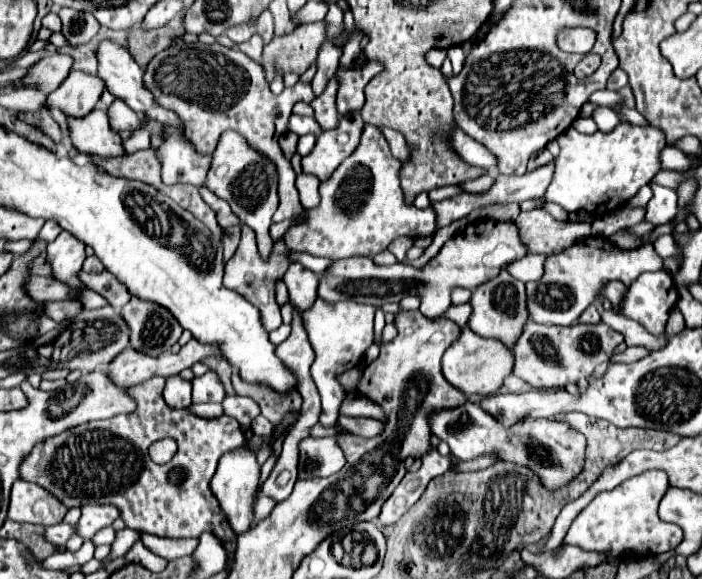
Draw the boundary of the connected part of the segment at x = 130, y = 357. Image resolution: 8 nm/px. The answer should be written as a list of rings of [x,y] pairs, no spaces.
[[[195,338],[191,342],[187,342],[177,354],[163,352],[161,356],[143,356],[143,352],[127,348],[119,356],[115,356],[115,360],[111,360],[107,364],[105,372],[107,372],[107,376],[111,376],[111,380],[115,380],[113,384],[131,387],[141,384],[141,382],[147,382],[149,378],[155,378],[155,376],[163,376],[163,378],[177,376],[181,370],[191,368],[195,362],[201,362],[203,358],[215,356],[215,354],[219,354],[219,348],[211,348],[211,344],[199,344],[199,340],[195,340]]]

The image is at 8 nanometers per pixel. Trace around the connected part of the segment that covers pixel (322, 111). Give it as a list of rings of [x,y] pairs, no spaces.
[[[333,76],[329,82],[327,82],[327,88],[323,90],[323,94],[319,94],[311,106],[315,110],[315,120],[321,124],[323,130],[331,130],[337,126],[337,120],[339,120],[339,112],[335,108],[335,92],[339,88],[339,82],[337,78]]]

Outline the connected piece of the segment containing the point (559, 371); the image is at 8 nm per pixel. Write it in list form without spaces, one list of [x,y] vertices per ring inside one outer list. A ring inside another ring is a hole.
[[[527,322],[527,328],[523,328],[523,332],[519,334],[519,340],[515,342],[515,348],[513,348],[513,352],[515,352],[513,374],[523,378],[527,384],[531,384],[535,388],[563,388],[565,384],[575,384],[583,378],[589,378],[599,364],[603,364],[611,358],[615,346],[621,342],[623,342],[623,334],[609,328],[603,322],[571,324],[571,326],[541,326],[541,324]]]

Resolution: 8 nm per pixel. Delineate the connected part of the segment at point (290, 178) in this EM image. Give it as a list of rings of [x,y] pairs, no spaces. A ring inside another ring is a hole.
[[[179,42],[159,52],[145,68],[143,82],[147,90],[155,96],[155,102],[171,112],[175,112],[183,124],[183,136],[199,154],[211,154],[217,146],[217,138],[223,130],[239,132],[257,152],[263,152],[279,172],[279,208],[273,214],[273,222],[283,222],[299,214],[301,202],[295,188],[295,172],[291,162],[283,156],[277,144],[275,118],[279,114],[289,114],[295,102],[309,104],[315,94],[311,84],[297,82],[285,88],[279,96],[273,96],[261,64],[247,58],[241,50],[225,48],[221,44],[185,44]]]

